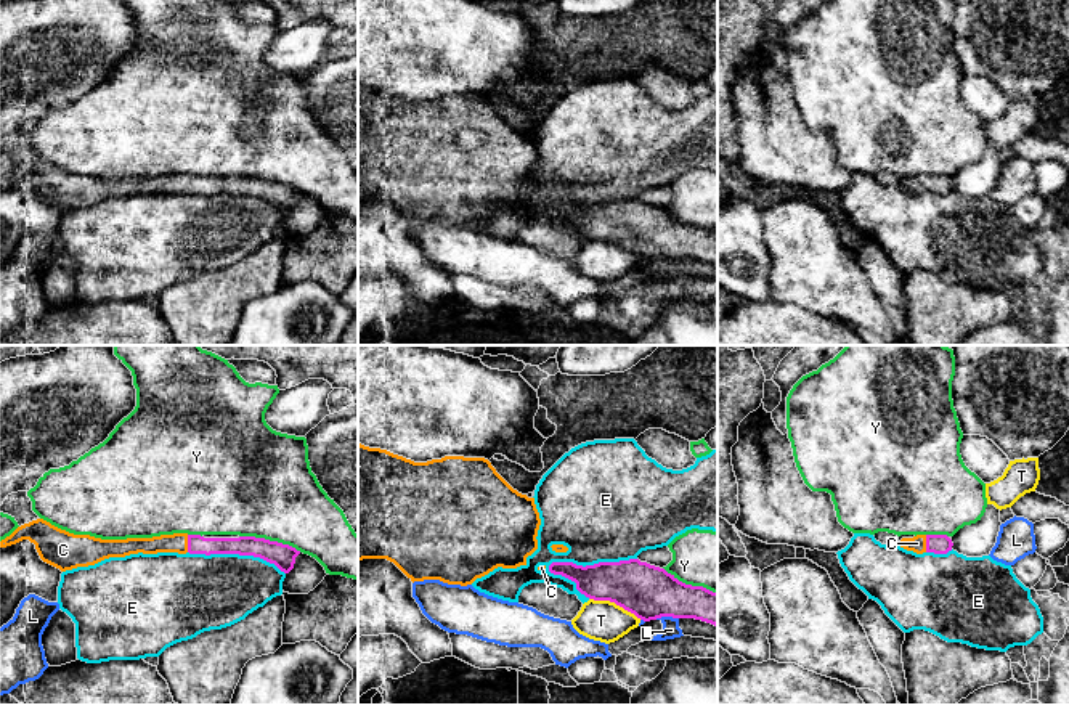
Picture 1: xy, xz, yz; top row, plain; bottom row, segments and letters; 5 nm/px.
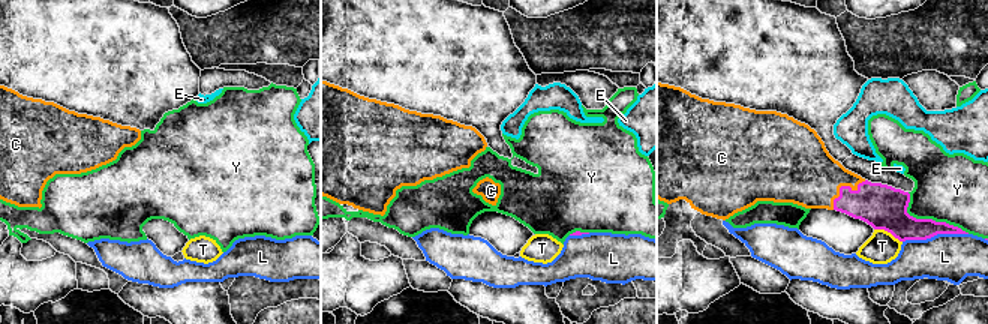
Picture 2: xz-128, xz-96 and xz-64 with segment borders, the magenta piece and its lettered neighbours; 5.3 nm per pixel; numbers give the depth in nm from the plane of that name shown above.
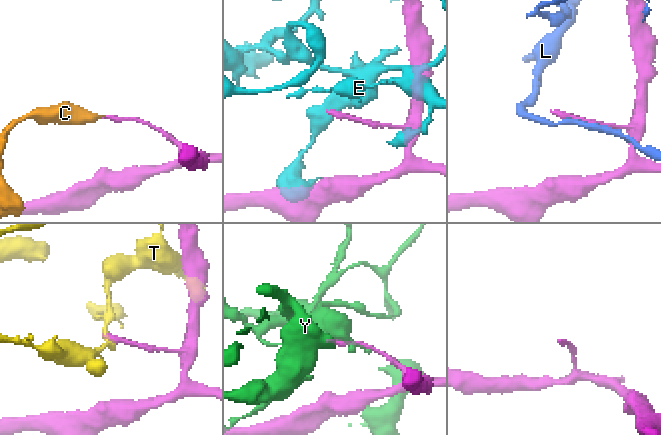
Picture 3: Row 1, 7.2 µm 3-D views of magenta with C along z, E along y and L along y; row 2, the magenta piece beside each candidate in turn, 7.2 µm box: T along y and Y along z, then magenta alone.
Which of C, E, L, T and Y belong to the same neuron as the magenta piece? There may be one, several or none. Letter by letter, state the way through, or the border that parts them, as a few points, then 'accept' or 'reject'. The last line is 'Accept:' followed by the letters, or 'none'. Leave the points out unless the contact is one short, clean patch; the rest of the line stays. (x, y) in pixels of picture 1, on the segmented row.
C: across xy (196, 545), (188, 543), (178, 541) | accept
E: reject
L: reject
T: along xz (589, 598), (613, 601), (641, 619) | reject
Y: reject
Accept: C

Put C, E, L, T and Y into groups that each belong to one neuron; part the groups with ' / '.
C / E / L / T / Y

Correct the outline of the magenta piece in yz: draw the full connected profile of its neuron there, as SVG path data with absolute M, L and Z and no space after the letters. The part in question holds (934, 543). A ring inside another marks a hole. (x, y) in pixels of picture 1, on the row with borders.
M917 535L913 538L902 538L899 546L917 554L947 554L952 551L953 543L947 535Z

